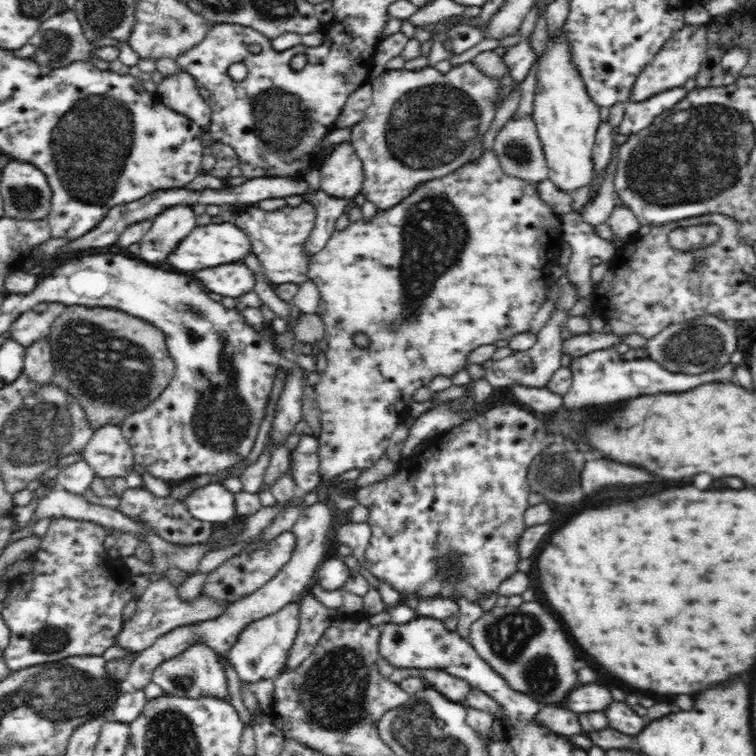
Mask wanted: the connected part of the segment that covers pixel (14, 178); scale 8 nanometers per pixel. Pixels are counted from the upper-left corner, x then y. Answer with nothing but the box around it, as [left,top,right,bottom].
[1,161,51,220]

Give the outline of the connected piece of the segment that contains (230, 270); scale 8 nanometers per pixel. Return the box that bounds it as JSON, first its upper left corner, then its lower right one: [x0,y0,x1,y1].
[195,262,256,298]

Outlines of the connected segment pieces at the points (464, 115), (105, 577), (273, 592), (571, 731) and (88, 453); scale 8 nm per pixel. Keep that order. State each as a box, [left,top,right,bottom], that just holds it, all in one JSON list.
[[351,62,499,210],[1,517,132,671],[126,499,337,689],[534,705,584,737],[82,425,136,497]]

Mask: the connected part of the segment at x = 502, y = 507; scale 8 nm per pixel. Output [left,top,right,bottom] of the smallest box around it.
[355,406,564,603]

